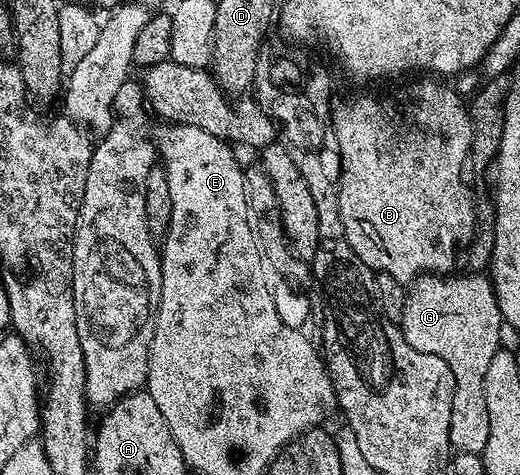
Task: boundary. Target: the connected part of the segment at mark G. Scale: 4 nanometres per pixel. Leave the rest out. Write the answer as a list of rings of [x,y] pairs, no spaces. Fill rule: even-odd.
[[[468,271],[465,274],[465,277],[449,276],[448,285],[440,285],[442,277],[439,273],[425,273],[417,277],[407,290],[406,307],[398,324],[406,343],[417,346],[424,353],[446,359],[450,371],[456,376],[454,403],[450,411],[450,446],[458,447],[462,453],[480,455],[483,454],[483,449],[485,452],[489,448],[493,440],[490,435],[490,411],[486,407],[484,376],[490,367],[490,359],[494,359],[496,352],[502,348],[500,329],[504,325],[504,316],[498,307],[491,276],[480,271]]]

